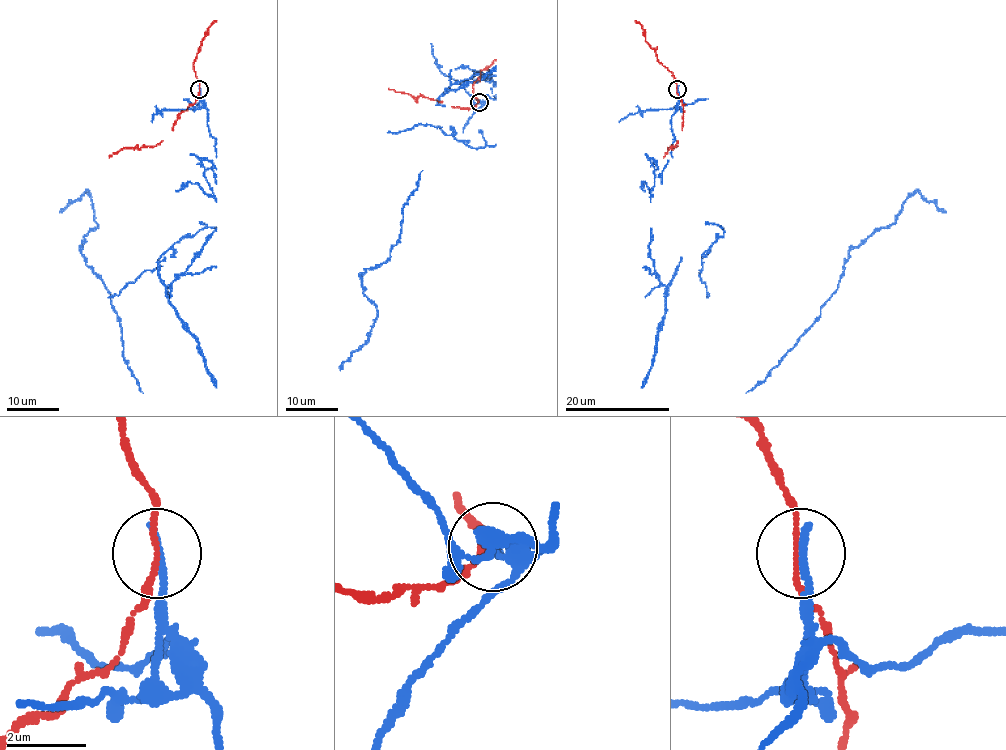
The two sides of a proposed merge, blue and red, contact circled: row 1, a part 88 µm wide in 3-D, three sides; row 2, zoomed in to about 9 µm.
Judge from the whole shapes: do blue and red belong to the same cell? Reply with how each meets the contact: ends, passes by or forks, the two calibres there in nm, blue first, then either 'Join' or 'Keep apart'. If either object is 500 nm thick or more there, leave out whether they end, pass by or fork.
At the ring blue ends. At the ring red passes by. Thickness 240 nm (blue) against 110 nm. Keep apart

